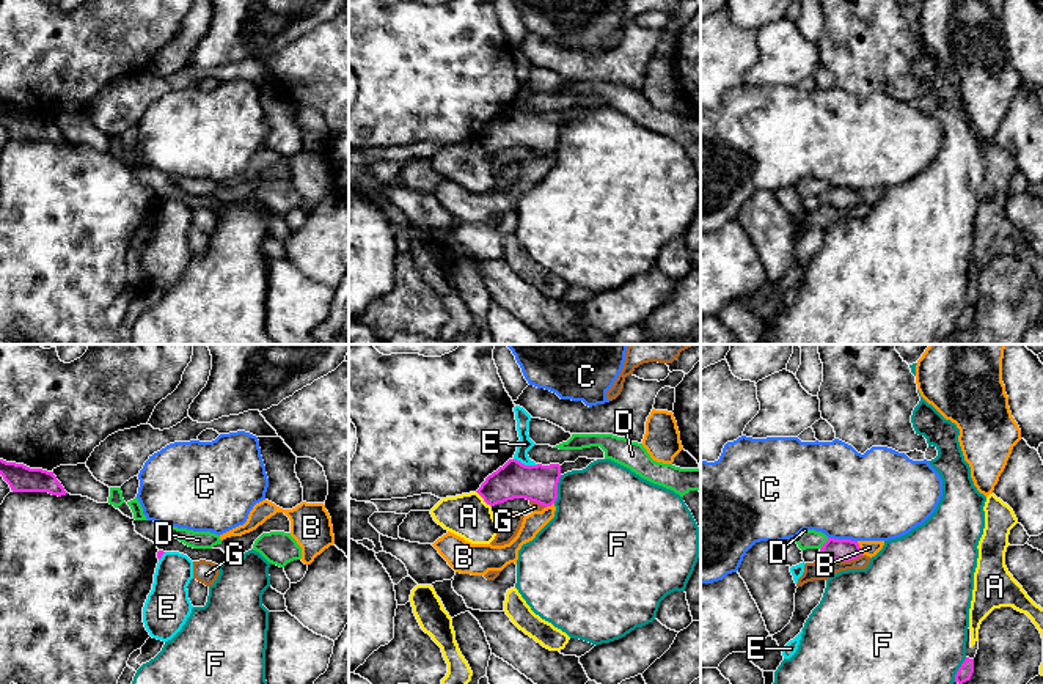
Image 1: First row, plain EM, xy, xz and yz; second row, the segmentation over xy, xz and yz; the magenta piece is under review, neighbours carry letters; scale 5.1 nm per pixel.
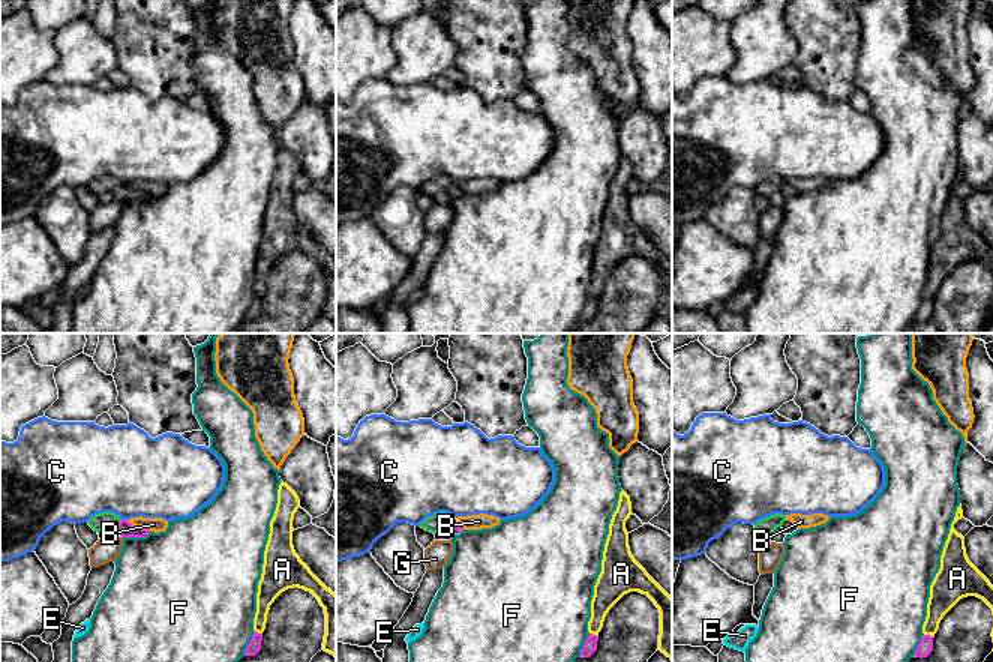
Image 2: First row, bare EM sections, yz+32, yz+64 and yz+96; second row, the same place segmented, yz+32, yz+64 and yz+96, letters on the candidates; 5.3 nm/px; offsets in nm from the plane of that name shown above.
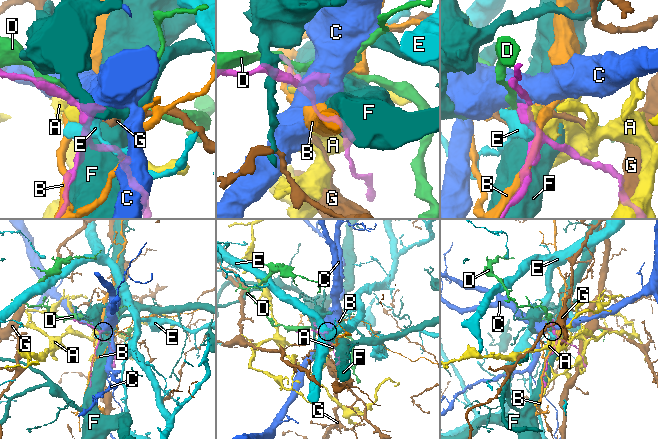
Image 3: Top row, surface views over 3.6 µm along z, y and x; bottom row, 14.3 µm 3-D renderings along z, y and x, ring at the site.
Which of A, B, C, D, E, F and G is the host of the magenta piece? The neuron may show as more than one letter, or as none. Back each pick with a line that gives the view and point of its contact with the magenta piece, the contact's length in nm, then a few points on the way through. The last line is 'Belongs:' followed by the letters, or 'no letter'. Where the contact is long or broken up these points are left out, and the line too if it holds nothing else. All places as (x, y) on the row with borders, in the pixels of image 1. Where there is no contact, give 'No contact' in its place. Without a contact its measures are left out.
Belongs: no letter

